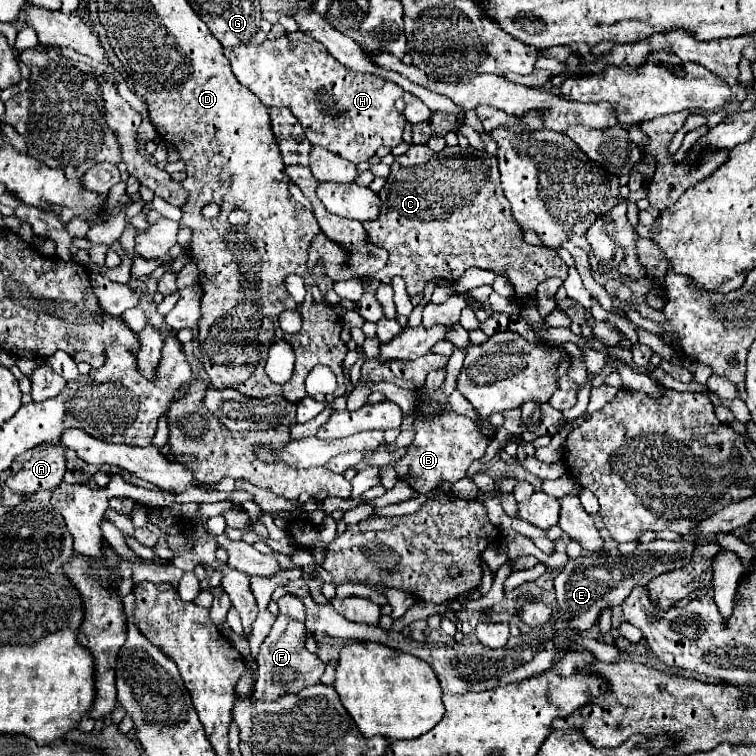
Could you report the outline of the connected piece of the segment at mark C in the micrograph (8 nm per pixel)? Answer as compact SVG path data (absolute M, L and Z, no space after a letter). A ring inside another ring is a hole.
M411 144L411 148L391 164L391 174L387 176L387 184L379 192L379 198L383 210L375 222L365 222L365 230L373 244L389 250L389 262L369 278L389 284L393 276L401 276L407 284L409 296L421 294L431 278L455 282L471 266L505 276L519 300L529 300L535 294L535 288L547 278L567 276L569 268L555 250L525 242L523 232L511 214L511 204L501 190L497 158L489 156L485 150L473 146L463 148L457 144L445 146L441 152L431 152L427 144Z

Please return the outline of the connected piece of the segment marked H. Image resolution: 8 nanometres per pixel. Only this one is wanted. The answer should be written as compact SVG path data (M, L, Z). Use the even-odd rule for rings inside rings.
M293 32L277 40L265 40L259 46L235 46L229 60L235 78L243 86L251 88L263 104L267 104L269 108L283 106L293 112L313 146L321 146L353 164L359 164L363 160L369 160L379 146L397 146L401 142L405 116L395 110L395 100L403 96L403 90L383 78L347 70L347 66L339 64L319 40L311 38L305 32Z

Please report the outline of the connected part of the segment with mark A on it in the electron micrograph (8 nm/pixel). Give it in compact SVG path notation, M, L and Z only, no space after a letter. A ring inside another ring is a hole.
M41 444L11 464L11 478L5 482L13 492L53 490L63 482L65 448L57 444Z

